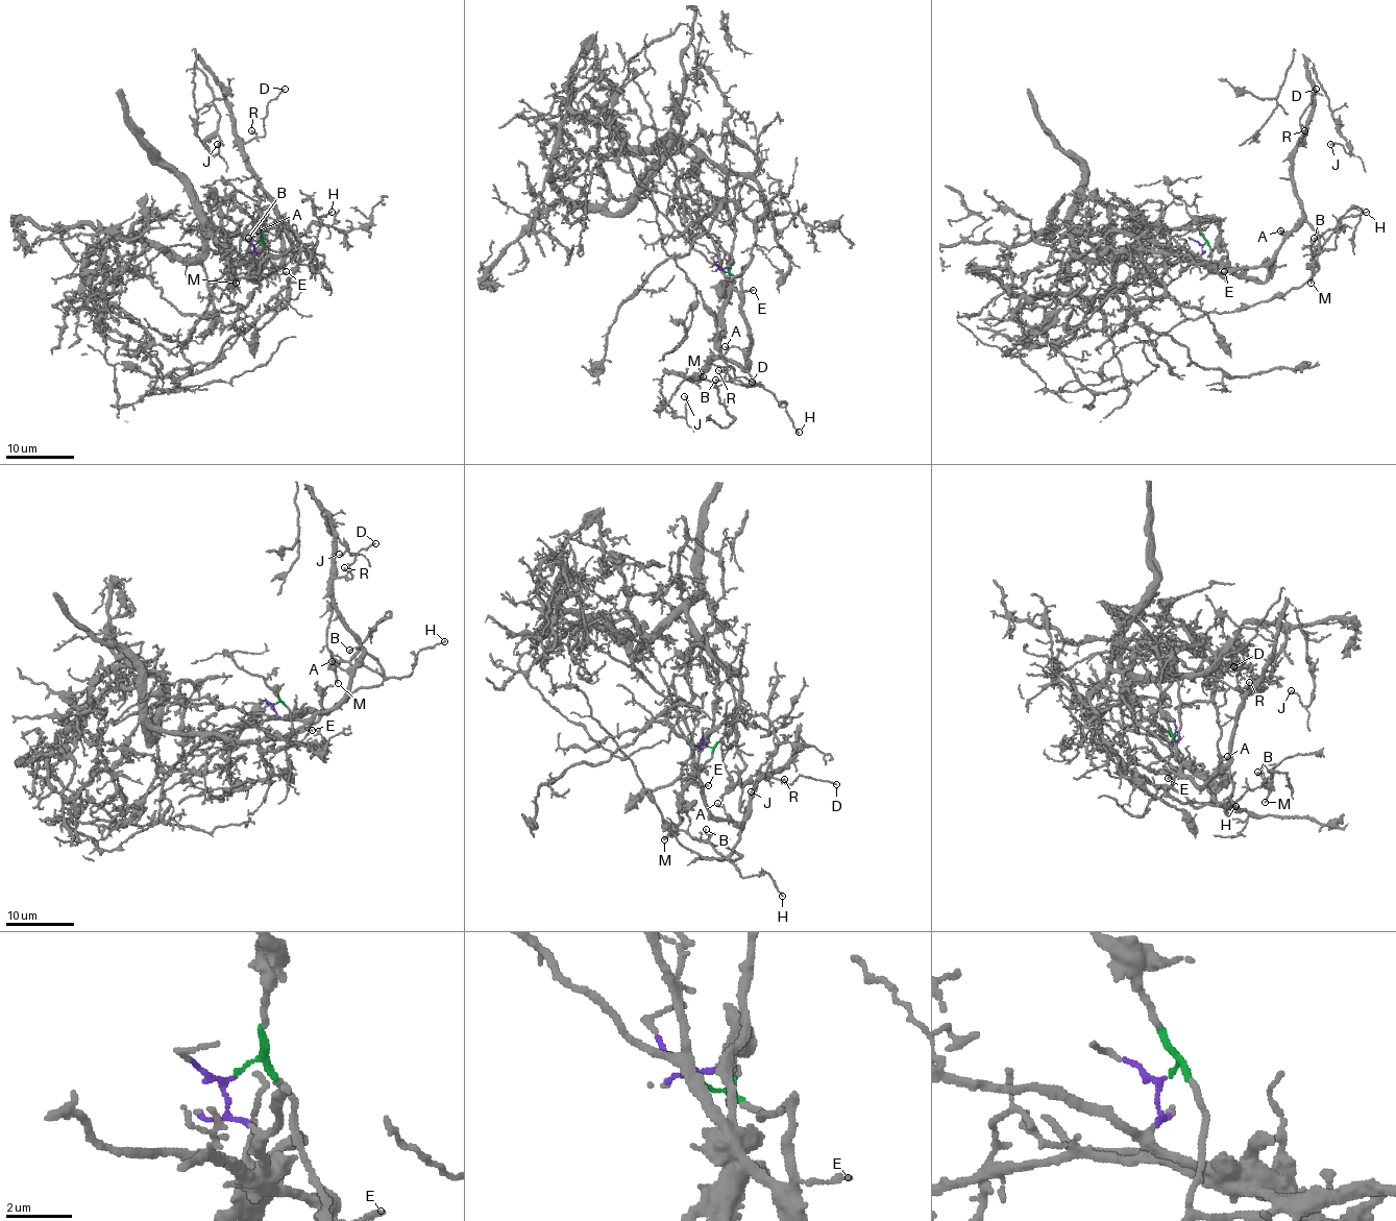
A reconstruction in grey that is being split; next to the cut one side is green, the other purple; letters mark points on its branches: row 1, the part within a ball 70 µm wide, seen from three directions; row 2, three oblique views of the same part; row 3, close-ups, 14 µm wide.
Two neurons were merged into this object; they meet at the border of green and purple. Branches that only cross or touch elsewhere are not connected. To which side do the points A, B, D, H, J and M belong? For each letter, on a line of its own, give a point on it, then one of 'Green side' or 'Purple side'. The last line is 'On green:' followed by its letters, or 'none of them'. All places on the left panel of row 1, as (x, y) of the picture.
A: Place: (258, 230). Green side
B: Place: (248, 238). Green side
D: Place: (285, 89). Green side
H: Place: (332, 212). Green side
J: Place: (217, 144). Green side
M: Place: (236, 283). Green side
On green: A, B, D, H, J, M

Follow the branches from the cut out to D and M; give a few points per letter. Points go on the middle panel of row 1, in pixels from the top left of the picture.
D: (723, 270), (741, 275), (749, 364), (711, 362), (731, 366), (733, 372), (752, 381)
M: (723, 270), (735, 276), (741, 275), (741, 316), (750, 342), (749, 371), (759, 385), (702, 376)

